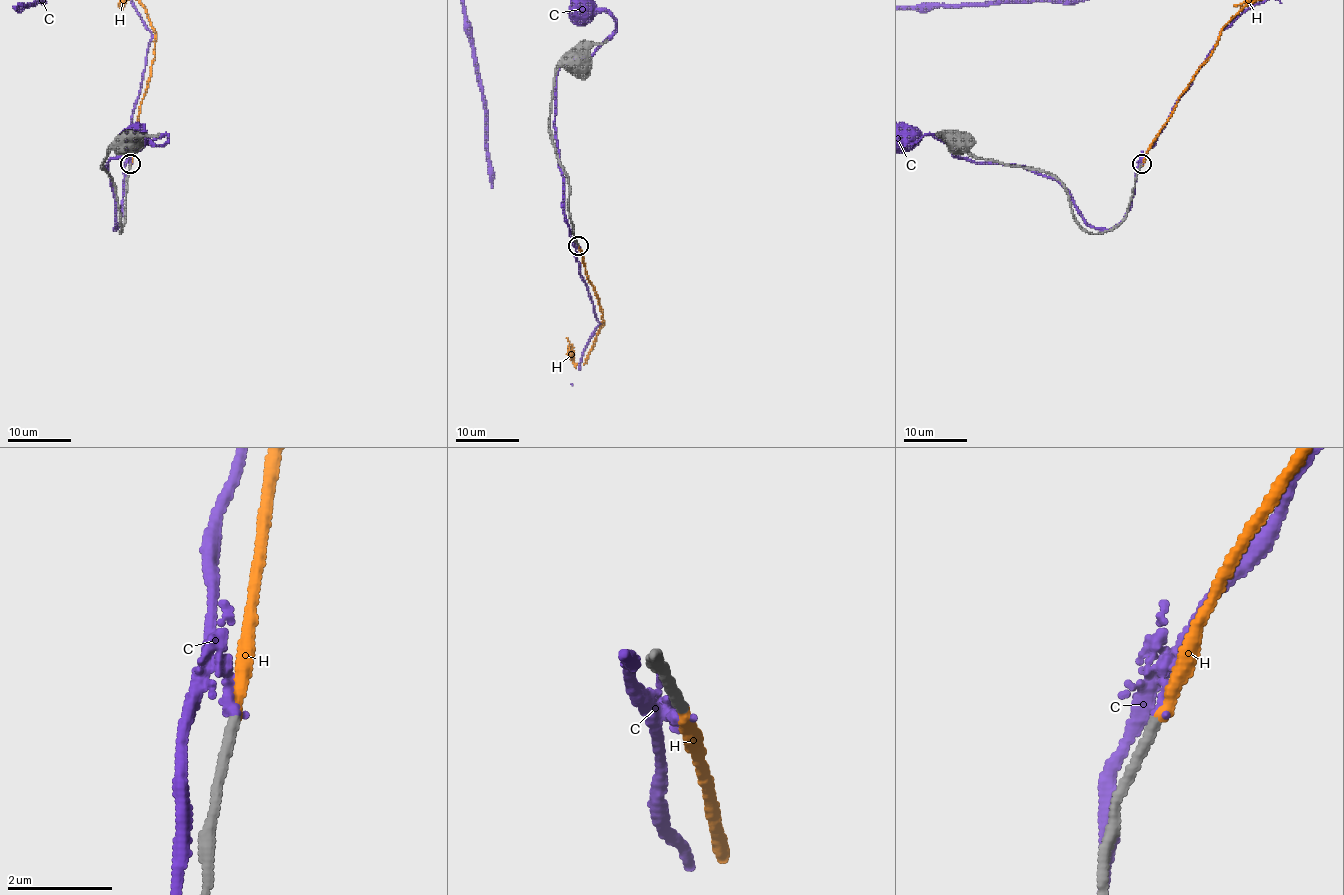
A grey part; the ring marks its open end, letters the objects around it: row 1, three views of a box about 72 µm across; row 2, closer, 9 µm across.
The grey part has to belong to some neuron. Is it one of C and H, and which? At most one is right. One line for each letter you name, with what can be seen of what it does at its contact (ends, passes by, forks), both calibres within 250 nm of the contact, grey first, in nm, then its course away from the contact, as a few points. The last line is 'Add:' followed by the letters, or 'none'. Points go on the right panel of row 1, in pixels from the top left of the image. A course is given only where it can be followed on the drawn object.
H: it ends there; 200 nm thick on the grey side, 240 nm on the other
Add: H

